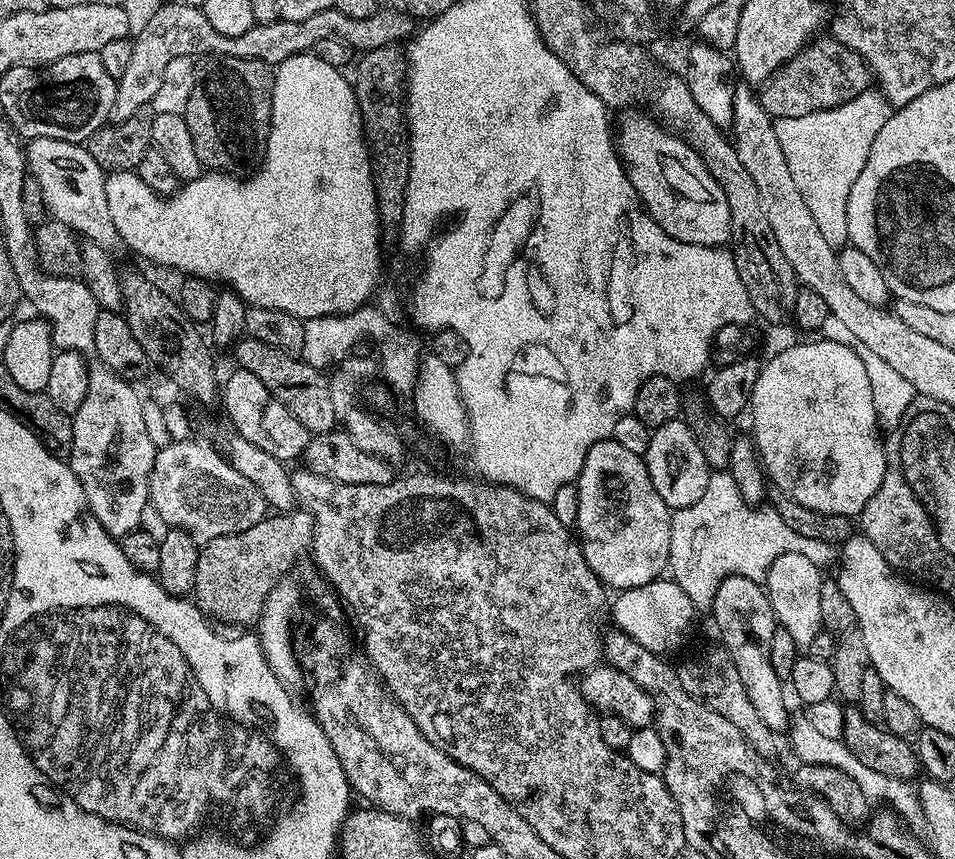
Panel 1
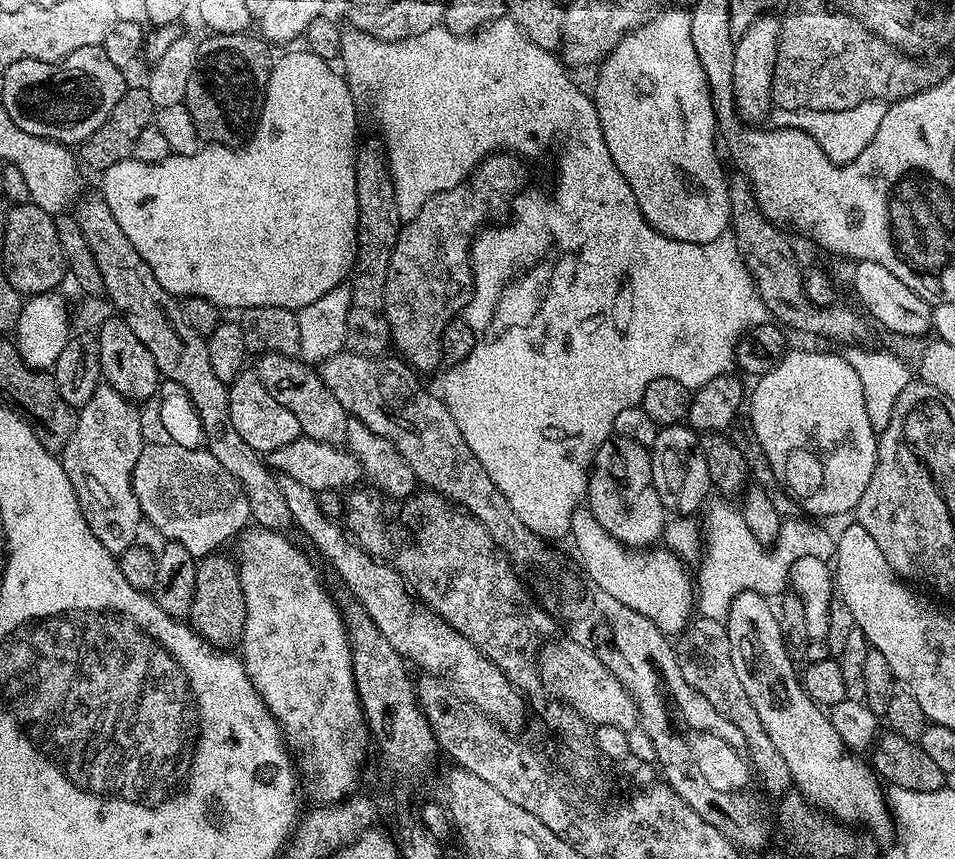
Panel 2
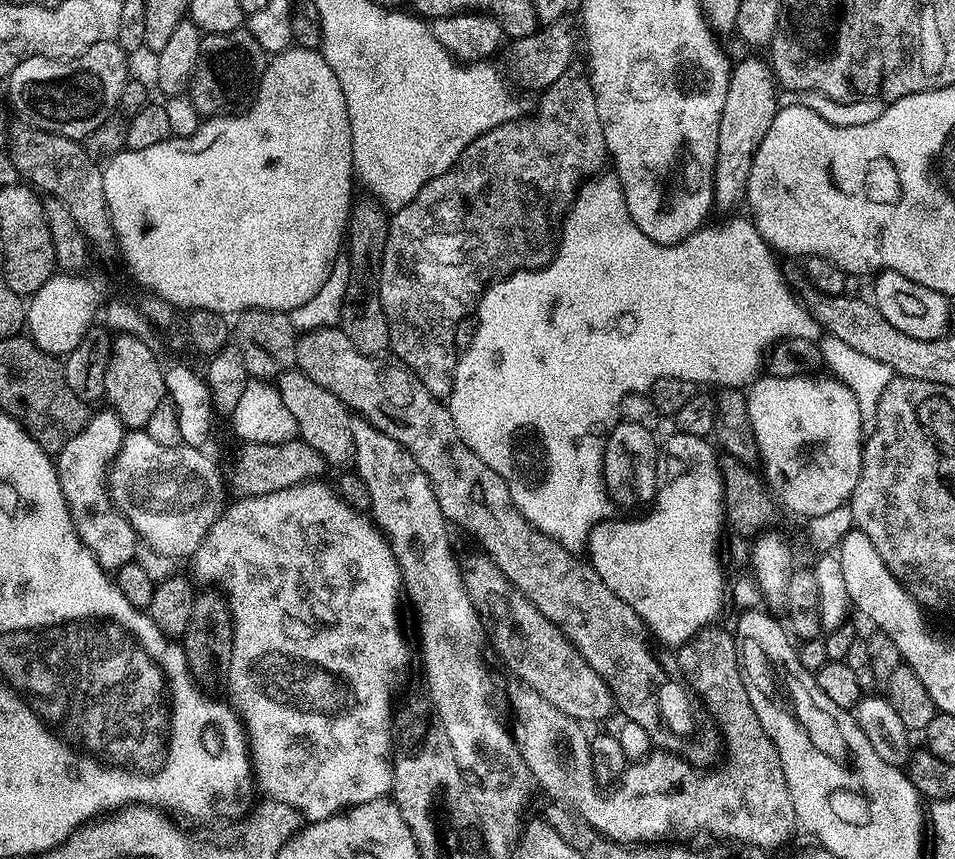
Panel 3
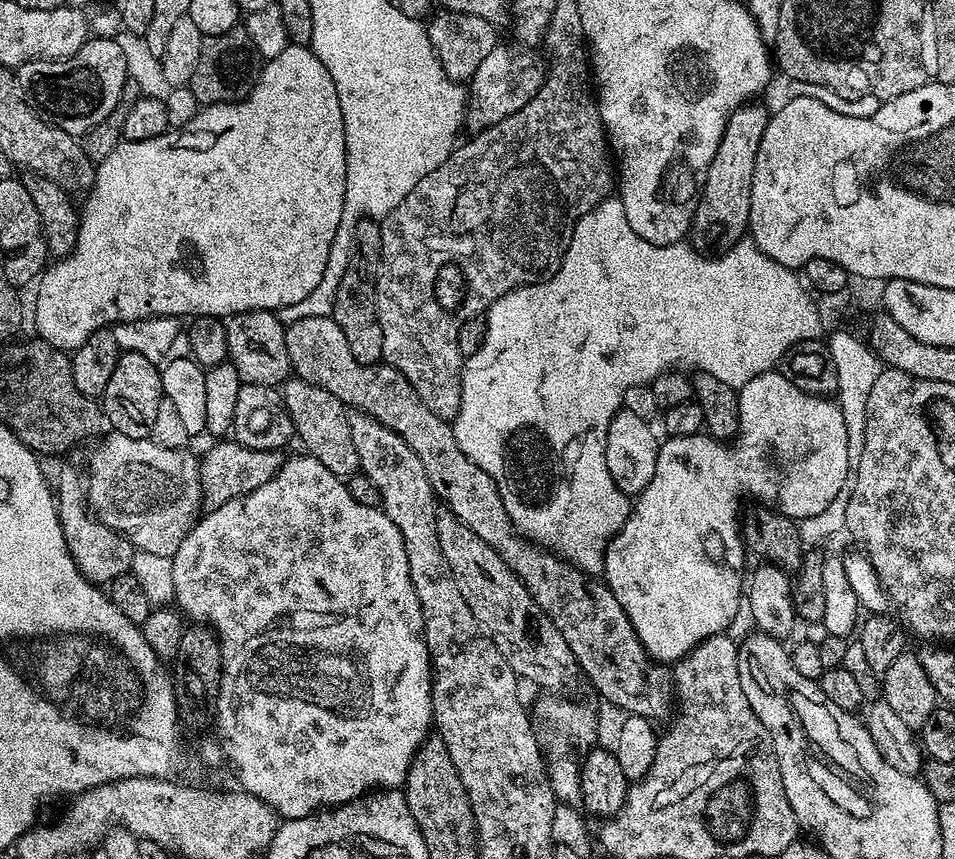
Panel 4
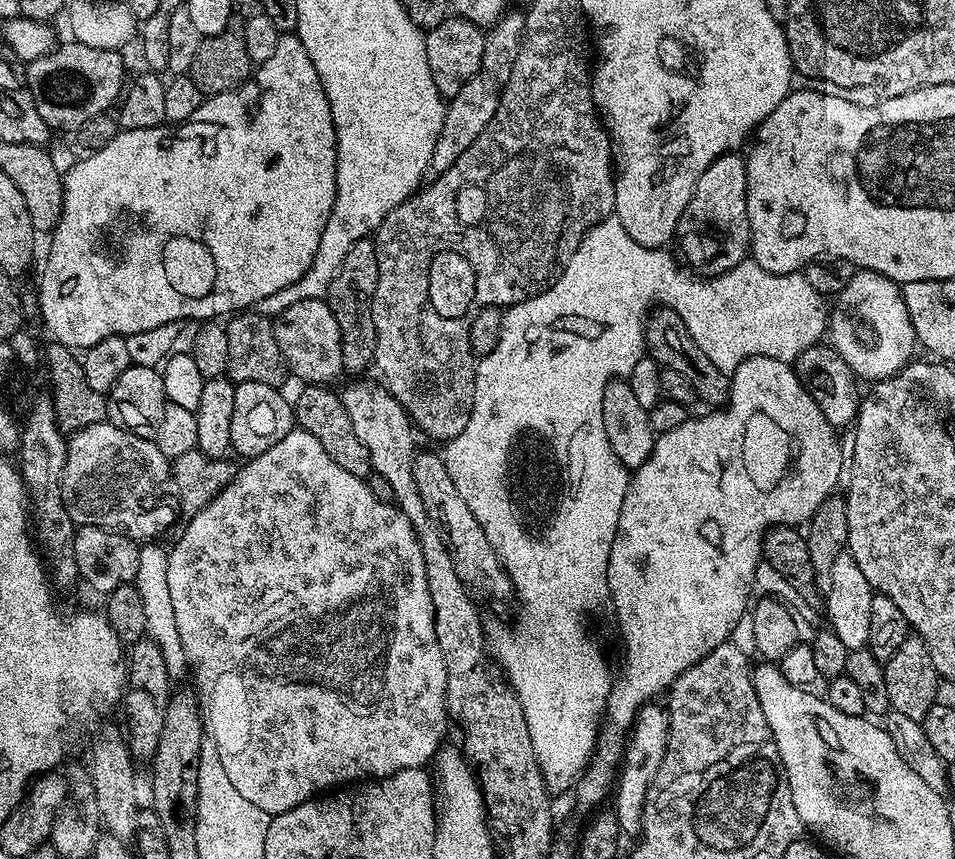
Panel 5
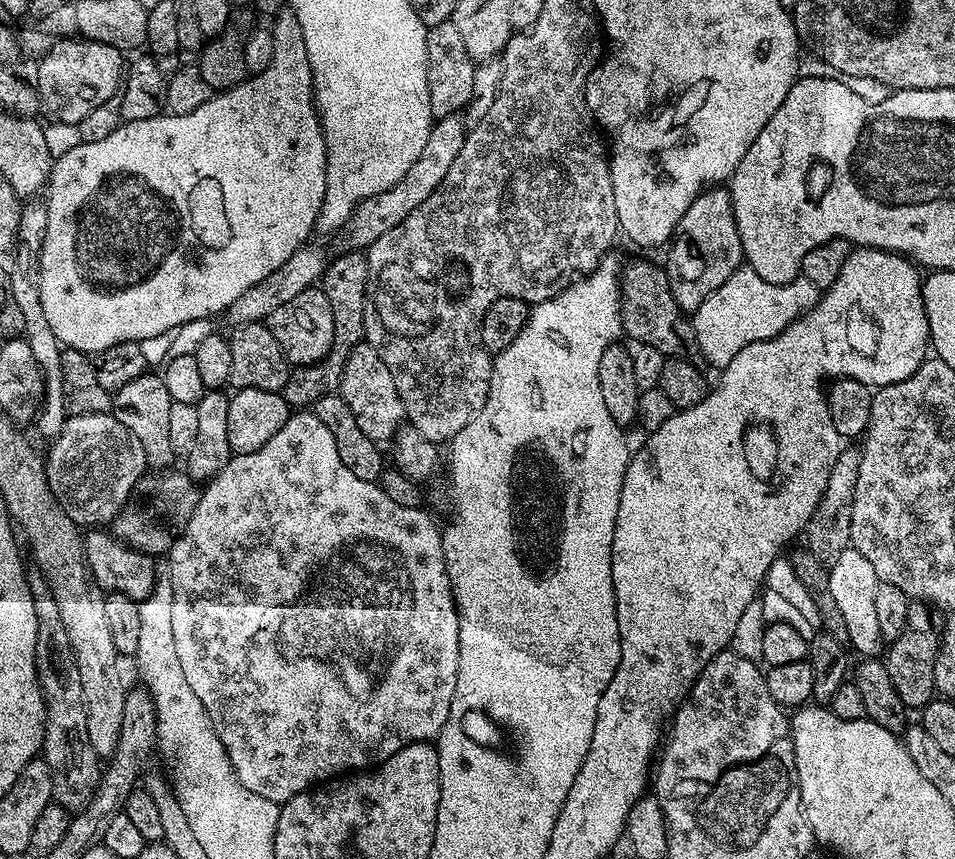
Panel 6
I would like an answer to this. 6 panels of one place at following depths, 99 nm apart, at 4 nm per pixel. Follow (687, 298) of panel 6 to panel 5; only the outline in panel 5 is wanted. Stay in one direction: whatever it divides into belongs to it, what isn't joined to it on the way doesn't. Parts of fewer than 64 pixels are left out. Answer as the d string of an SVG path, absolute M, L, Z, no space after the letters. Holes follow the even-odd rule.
M736 152L719 156L698 178L694 194L678 222L676 231L680 240L679 255L684 255L683 263L695 275L720 276L738 266L749 255L752 246L750 218L746 206L746 170L745 157Z

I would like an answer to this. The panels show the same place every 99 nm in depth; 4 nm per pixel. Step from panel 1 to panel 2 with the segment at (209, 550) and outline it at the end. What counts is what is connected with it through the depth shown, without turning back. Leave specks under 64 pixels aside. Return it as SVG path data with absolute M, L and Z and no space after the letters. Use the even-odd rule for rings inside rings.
M215 552L203 557L195 572L194 602L187 619L190 627L198 632L213 648L232 650L244 637L246 626L246 598L242 594L240 571L237 561L224 552Z

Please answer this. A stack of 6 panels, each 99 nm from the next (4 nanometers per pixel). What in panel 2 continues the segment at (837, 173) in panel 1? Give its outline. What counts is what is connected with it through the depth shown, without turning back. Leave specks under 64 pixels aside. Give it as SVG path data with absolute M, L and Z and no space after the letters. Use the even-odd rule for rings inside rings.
M863 100L857 106L847 107L846 110L782 110L776 108L771 113L770 124L774 128L798 128L814 138L822 150L836 164L846 164L858 156L870 144L877 134L882 119L885 118L889 103L885 100Z

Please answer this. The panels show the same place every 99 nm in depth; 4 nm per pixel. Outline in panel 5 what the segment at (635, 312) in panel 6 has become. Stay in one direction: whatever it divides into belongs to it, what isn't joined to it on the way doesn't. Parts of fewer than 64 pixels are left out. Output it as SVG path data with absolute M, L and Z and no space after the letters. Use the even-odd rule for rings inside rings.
M660 306L649 315L644 321L644 342L647 355L651 356L661 368L674 370L677 374L682 374L686 382L690 382L690 386L696 392L697 401L705 400L708 403L707 407L712 410L719 409L728 403L729 373L718 370L718 366L714 366L714 362L710 362L710 358L702 354L686 322L682 322L682 318L673 308Z

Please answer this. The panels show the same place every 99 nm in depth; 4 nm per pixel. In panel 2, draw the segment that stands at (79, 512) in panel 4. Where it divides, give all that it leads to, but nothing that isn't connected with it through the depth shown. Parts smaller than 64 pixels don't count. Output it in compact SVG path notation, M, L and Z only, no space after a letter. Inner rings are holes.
M101 383L90 394L90 402L86 402L84 407L79 409L76 417L76 429L66 442L62 453L62 463L66 470L66 478L74 486L74 494L78 494L78 506L98 542L106 546L112 555L119 558L131 544L135 544L135 534L137 533L138 522L142 518L138 498L134 498L132 489L132 471L138 462L138 454L142 454L144 449L144 439L142 438L142 426L140 425L140 409L133 401L122 398L118 390L114 390L109 384Z

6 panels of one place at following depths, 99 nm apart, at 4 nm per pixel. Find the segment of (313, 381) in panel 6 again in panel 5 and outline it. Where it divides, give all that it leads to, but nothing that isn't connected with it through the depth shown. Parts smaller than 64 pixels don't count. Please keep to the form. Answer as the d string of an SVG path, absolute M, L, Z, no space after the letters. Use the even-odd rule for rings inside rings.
M371 239L359 240L356 244L351 245L348 249L348 256L344 260L339 261L338 267L340 268L336 272L336 277L331 277L328 280L328 294L326 297L326 303L330 306L330 310L334 314L334 318L338 322L340 327L340 341L342 342L342 362L344 363L344 372L350 374L350 372L360 372L356 374L364 374L367 368L375 361L376 358L376 331L374 330L374 314L372 313L372 299L374 298L374 290L378 286L378 258L376 257L376 245Z

